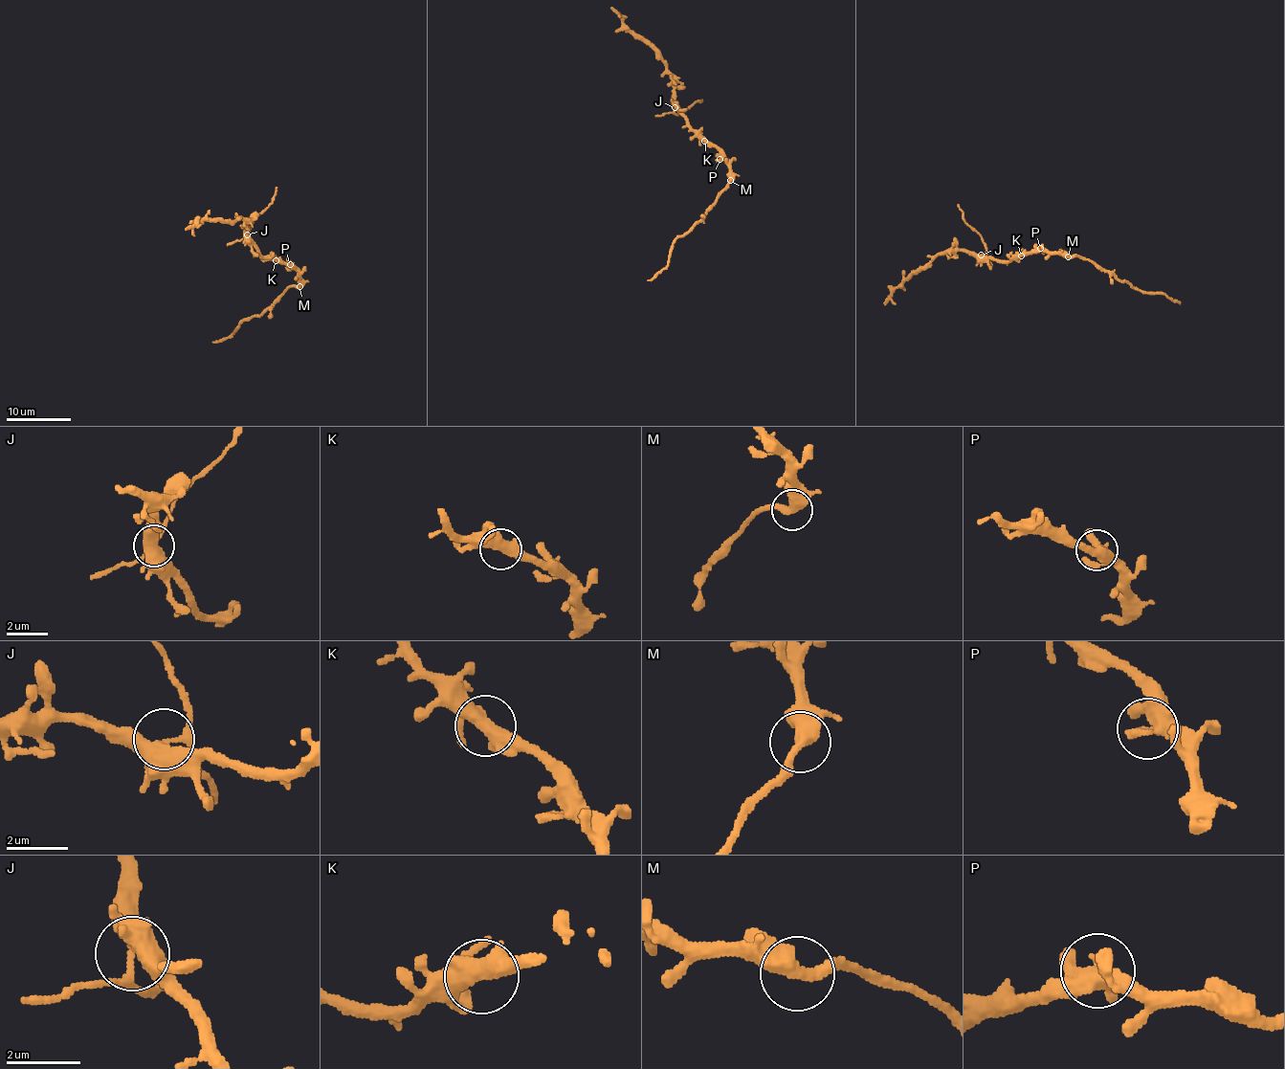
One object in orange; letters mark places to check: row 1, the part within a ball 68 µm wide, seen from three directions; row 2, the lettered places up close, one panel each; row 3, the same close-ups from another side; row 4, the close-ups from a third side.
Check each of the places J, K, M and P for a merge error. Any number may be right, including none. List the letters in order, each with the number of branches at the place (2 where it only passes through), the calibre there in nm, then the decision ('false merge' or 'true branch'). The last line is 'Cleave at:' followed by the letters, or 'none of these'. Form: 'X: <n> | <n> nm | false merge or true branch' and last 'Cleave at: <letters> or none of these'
J: 4 | 380 nm | false merge
K: 2 | 500 nm | true branch
M: 2 | 440 nm | false merge
P: 4 | 360 nm | true branch
Cleave at: J, M

